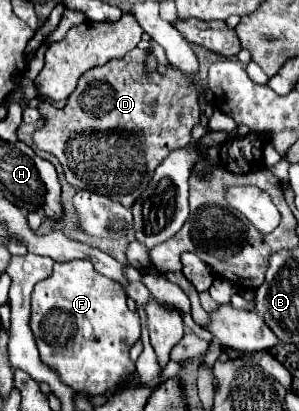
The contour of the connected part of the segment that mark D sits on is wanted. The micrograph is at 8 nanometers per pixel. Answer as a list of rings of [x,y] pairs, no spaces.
[[[134,49],[124,59],[114,59],[104,67],[86,71],[68,97],[64,109],[56,109],[48,101],[38,107],[48,123],[32,137],[38,149],[58,157],[64,167],[66,181],[72,187],[114,197],[124,207],[132,207],[134,201],[144,193],[154,169],[168,157],[172,149],[184,147],[192,141],[192,127],[200,123],[198,95],[176,71],[168,71],[164,75],[158,71],[146,71],[146,59],[150,53],[152,51]]]

